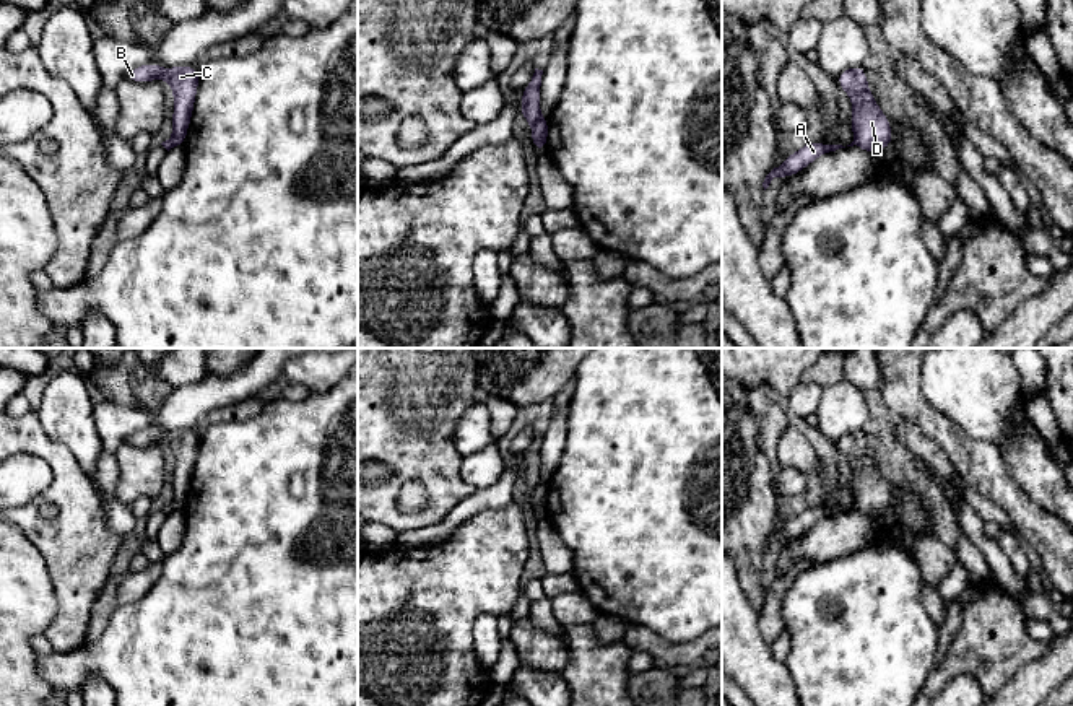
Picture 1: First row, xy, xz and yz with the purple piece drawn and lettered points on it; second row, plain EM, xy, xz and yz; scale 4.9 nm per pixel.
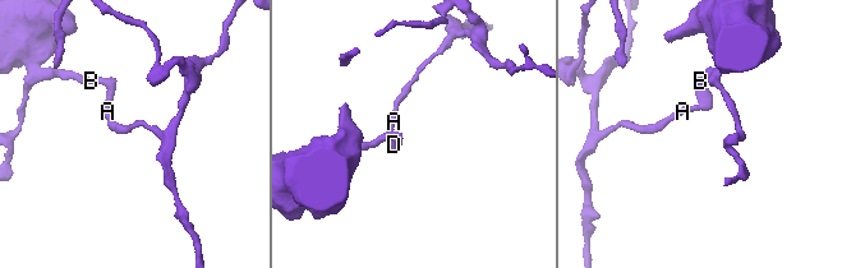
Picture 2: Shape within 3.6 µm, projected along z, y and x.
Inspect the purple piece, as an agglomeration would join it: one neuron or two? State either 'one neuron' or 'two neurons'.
two neurons

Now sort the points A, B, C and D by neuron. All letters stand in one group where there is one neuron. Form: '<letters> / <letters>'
A / B C D

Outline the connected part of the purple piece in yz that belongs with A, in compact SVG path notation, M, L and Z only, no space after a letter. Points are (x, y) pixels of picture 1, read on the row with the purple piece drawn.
M810 142L798 151L793 151L782 166L774 168L764 179L762 187L764 190L769 187L774 177L790 177L801 169L805 169L810 163L813 163L818 156L826 155L829 151L836 151L839 148L845 148L842 145L824 145L821 142Z

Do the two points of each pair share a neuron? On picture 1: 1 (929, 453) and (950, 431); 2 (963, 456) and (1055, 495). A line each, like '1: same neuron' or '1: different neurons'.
1: different neurons
2: different neurons

